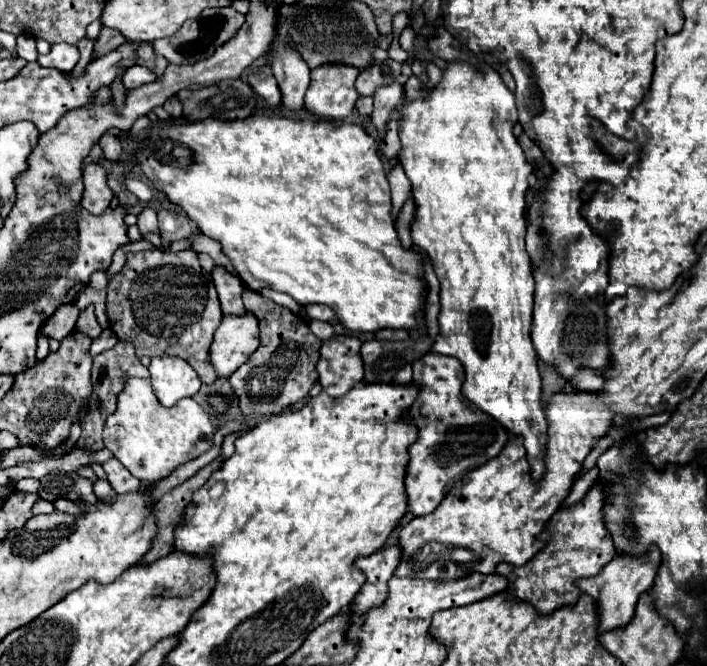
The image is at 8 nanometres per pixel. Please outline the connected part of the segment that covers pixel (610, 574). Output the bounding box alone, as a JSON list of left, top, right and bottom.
[576,549,660,633]

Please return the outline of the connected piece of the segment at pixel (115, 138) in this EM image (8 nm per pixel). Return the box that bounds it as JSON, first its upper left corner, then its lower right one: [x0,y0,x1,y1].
[98,129,122,161]

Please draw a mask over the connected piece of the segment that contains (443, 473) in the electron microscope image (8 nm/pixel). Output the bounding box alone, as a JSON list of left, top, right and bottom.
[404,353,508,517]

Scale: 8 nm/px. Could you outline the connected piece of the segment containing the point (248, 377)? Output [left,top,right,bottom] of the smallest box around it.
[230,289,322,423]

